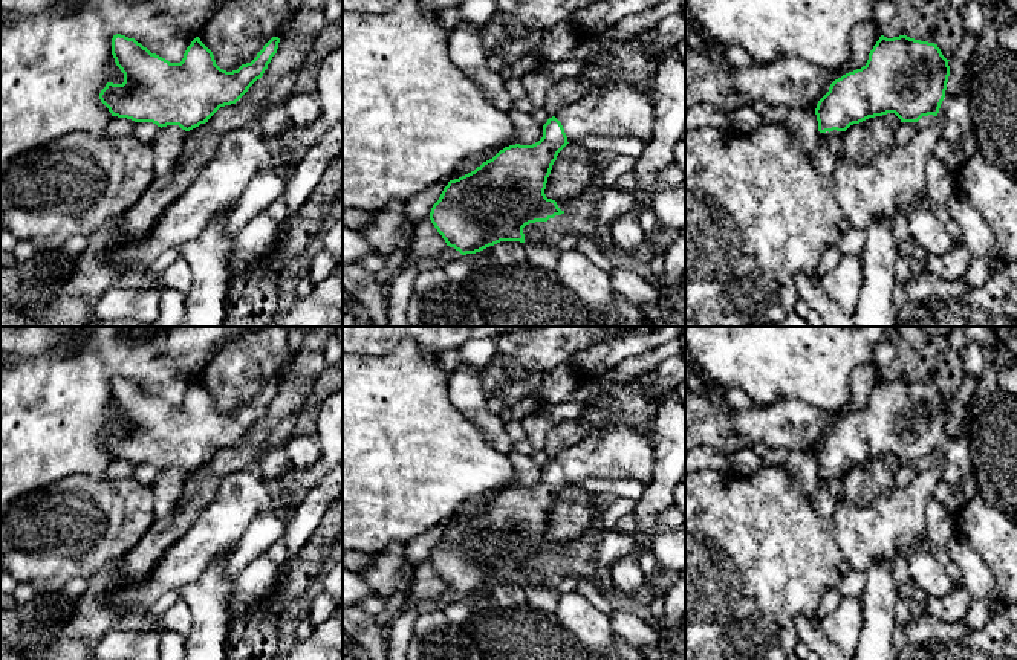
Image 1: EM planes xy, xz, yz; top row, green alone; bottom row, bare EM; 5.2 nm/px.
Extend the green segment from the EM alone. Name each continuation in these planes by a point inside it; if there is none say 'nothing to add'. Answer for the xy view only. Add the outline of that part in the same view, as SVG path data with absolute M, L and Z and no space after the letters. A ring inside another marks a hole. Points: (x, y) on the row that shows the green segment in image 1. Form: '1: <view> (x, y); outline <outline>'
nothing to add

